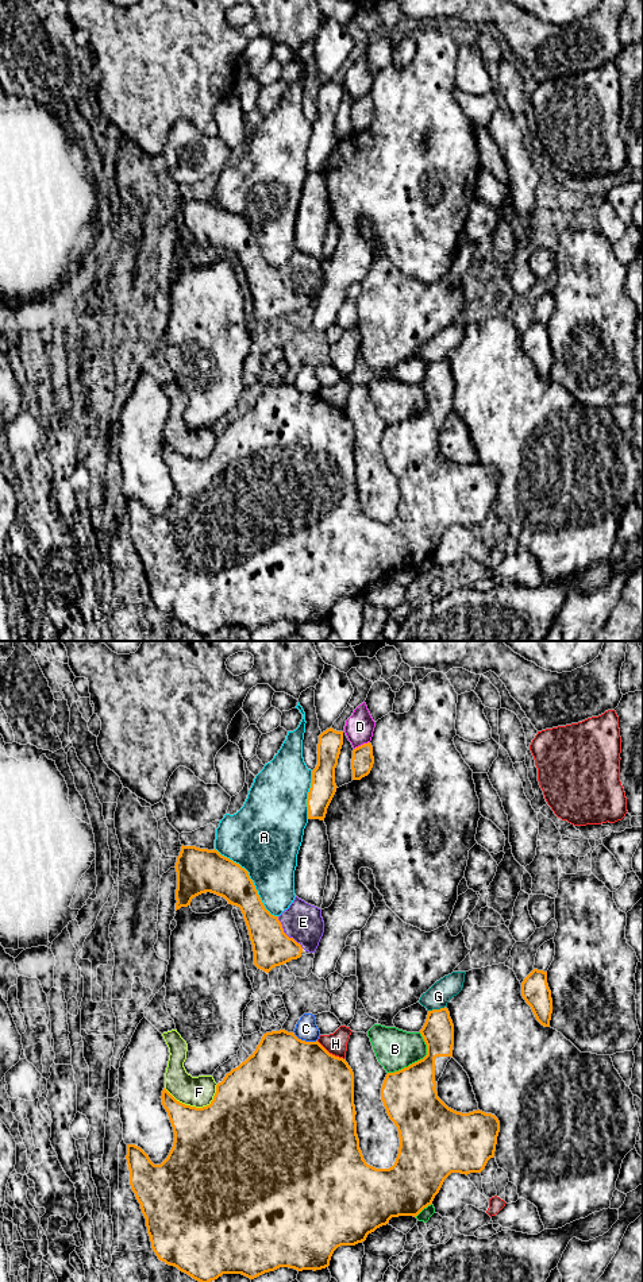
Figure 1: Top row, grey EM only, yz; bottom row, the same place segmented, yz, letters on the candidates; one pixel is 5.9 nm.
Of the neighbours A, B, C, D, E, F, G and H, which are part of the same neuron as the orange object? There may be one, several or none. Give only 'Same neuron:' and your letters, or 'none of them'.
Same neuron: E

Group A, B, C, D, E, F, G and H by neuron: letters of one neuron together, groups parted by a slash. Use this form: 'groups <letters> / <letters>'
groups A / B / C / D / E / F / G / H

